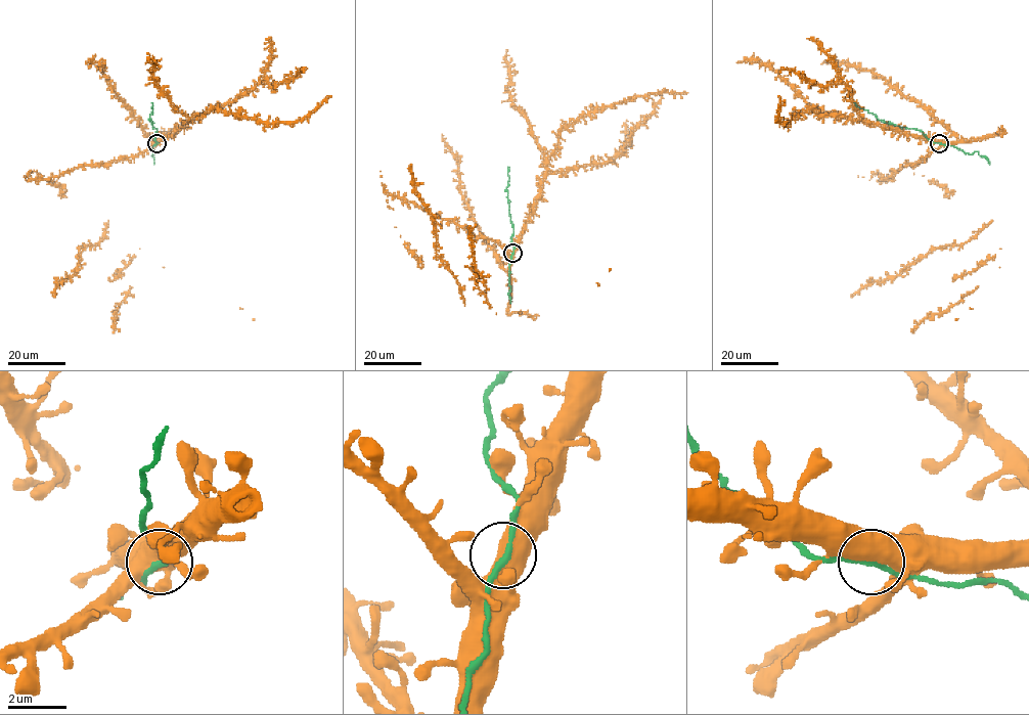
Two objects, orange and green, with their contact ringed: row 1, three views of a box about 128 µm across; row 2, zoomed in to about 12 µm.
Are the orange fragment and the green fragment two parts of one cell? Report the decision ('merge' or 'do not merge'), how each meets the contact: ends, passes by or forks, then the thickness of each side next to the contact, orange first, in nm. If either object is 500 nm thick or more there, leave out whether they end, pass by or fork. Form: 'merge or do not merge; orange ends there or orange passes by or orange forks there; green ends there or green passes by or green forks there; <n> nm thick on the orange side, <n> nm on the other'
merge; 550 nm thick on the orange side, 180 nm on the other

